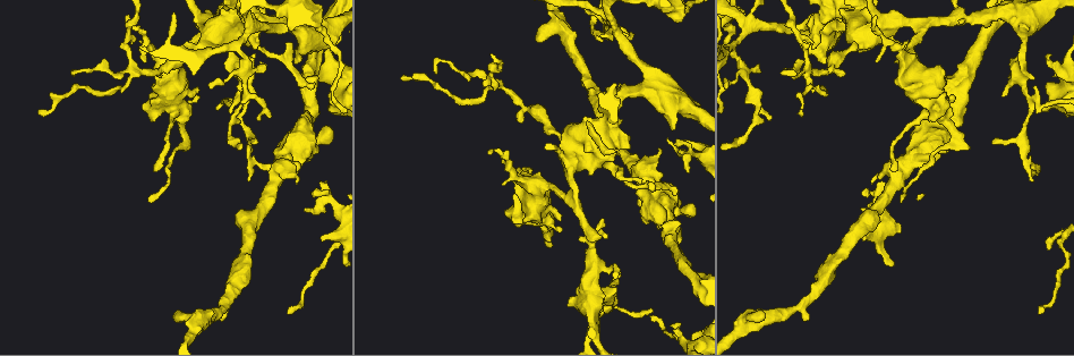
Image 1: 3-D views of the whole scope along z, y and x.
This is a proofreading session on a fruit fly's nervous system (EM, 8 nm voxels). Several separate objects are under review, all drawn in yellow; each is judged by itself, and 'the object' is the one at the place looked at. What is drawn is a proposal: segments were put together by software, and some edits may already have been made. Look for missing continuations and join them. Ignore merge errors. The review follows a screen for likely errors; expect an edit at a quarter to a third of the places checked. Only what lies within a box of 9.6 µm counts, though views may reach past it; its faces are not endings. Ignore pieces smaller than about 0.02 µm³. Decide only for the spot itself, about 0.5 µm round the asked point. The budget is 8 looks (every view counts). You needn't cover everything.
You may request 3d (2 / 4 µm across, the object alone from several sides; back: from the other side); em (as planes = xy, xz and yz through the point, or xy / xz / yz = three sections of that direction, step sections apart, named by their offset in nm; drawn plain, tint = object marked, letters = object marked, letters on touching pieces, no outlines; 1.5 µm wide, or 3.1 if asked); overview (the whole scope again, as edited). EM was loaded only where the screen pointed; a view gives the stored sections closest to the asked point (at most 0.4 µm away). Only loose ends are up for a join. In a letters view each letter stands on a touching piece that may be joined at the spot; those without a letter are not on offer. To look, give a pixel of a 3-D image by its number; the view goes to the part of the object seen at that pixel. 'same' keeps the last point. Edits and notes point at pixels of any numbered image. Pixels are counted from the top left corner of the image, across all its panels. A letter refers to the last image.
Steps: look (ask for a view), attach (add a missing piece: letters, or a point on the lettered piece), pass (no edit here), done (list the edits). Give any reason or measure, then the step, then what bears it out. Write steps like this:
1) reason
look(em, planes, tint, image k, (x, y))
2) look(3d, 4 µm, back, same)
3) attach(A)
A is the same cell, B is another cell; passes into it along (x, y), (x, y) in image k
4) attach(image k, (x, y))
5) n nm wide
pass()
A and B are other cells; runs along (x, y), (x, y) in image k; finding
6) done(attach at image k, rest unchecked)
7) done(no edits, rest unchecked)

thin end
look(em, planes, letters, image 1, (312, 84))

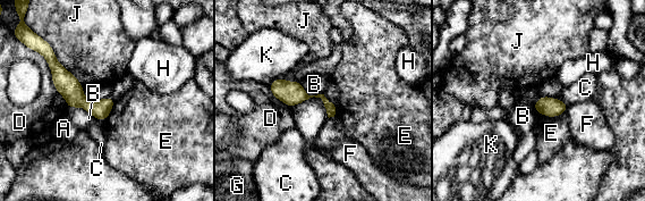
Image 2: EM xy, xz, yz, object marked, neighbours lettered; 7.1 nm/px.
90 nm wide
pass()
A, B, C, D, E, F, G, H, J and K are other cells; no lettered piece goes on from it

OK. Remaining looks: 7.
branch stops here
look(3d, 2 µm, image 1, (688, 169))

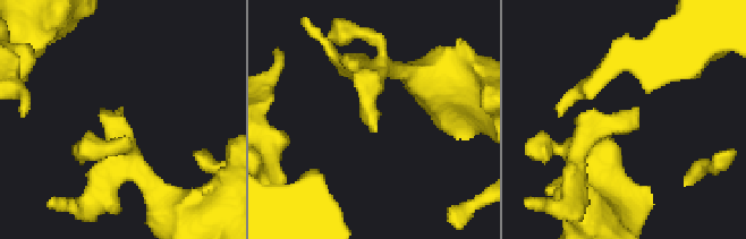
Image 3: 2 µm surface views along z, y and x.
need the tissue
look(em, planes, letters, image 3, (635, 107))

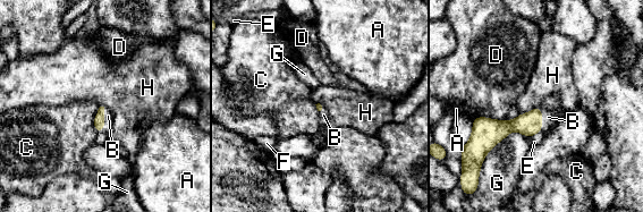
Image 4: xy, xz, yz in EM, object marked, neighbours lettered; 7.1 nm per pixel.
attach(B)
B is the same cell, A, C, D, E, F, G and H are other cells; the neuron continues

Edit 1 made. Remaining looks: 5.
branch stops here
look(3d, 4 µm, image 1, (1047, 55))

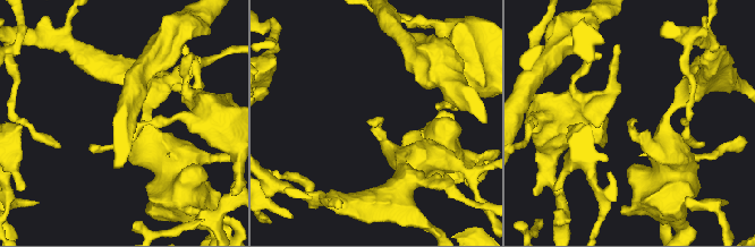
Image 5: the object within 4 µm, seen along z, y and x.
shape alone is not enough
look(em, planes, letters, image 5, (631, 123))

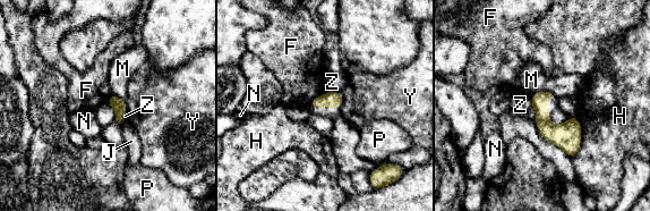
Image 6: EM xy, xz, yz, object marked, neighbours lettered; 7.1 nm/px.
100 nm wide
pass()
F, H, J, M, N, P, Y and Z are other cells; border along (324, 92), (308, 104) in image 6; no lettered piece goes on from it

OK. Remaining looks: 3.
done(attach at image 4, rest unchecked)

